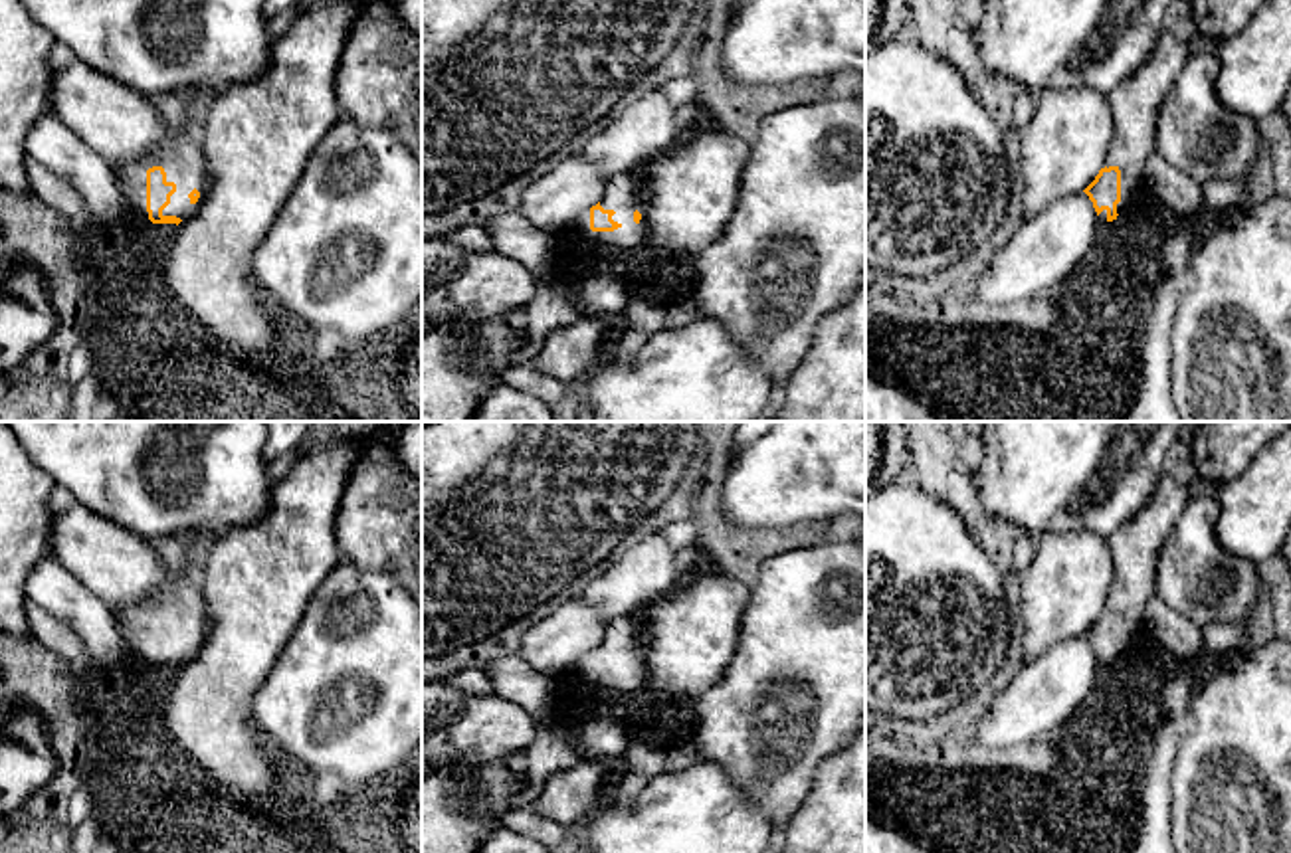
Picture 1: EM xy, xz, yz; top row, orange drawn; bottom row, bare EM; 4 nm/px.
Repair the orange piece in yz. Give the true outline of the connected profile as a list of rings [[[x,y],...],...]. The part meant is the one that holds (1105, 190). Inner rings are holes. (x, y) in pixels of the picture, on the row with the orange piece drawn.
[[[1164,28],[1148,61],[1107,93],[1113,142],[1105,166],[1083,190],[1099,220],[1113,222],[1144,184],[1144,164],[1156,150],[1156,119],[1174,77],[1190,59],[1190,46]]]

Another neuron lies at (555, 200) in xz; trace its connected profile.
[[[580,152],[566,156],[521,192],[519,214],[560,237],[580,214],[602,200],[608,180]]]

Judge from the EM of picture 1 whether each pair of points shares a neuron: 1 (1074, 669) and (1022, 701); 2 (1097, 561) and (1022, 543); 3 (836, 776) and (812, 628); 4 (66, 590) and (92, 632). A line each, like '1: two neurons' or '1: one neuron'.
1: one neuron
2: two neurons
3: two neurons
4: one neuron

